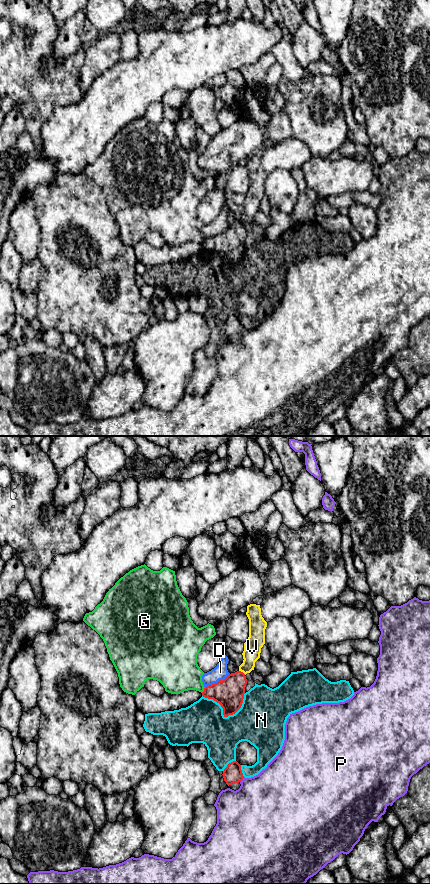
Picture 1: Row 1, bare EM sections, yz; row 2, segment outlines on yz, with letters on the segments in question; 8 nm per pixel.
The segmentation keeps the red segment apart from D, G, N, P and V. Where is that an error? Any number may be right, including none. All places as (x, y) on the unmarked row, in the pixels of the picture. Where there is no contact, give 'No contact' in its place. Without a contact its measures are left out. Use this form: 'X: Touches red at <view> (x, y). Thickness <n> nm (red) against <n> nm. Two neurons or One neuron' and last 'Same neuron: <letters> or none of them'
D: Touches red at yz (218, 233). Thickness 240 nm (red) against 120 nm. Two neurons
G: Touches red at yz (204, 242). Thickness 240 nm (red) against 320 nm. Two neurons
N: Touches red at yz (225, 268). Thickness 240 nm (red) against 340 nm. Two neurons
P: Touches red at yz (242, 331). Thickness 150 nm (red) against 440 nm. Two neurons
V: Touches red at yz (242, 224). Thickness 240 nm (red) against 140 nm. One neuron
Same neuron: V

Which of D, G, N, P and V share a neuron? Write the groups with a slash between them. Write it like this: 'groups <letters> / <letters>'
groups D / G / N / P / V

